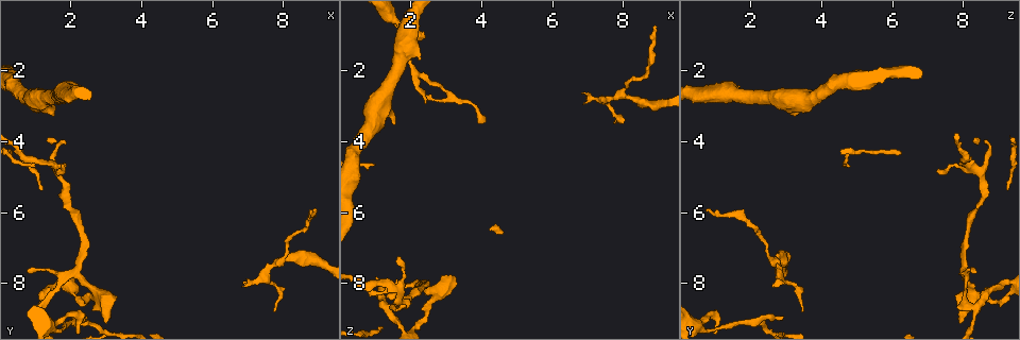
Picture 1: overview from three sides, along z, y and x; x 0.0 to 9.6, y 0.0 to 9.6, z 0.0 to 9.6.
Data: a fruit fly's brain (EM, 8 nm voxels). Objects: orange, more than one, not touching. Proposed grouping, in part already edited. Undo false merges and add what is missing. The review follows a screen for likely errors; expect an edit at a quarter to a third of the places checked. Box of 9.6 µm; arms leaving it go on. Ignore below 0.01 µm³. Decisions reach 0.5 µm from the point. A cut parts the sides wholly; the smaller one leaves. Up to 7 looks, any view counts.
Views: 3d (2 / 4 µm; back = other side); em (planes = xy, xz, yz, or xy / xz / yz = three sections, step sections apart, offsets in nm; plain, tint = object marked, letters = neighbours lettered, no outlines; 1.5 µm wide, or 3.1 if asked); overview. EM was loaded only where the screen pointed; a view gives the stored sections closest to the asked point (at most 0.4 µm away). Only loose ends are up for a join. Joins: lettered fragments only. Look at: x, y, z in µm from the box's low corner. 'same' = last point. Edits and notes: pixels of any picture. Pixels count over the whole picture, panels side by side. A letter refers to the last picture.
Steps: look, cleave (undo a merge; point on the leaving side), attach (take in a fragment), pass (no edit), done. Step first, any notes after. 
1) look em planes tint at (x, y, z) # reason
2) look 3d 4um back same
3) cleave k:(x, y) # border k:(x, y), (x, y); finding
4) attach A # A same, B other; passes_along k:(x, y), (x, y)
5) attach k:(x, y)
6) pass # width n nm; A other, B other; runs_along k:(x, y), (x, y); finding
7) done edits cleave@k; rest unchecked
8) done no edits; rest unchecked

look em planes tint at (1.10, 8.70, 8.35)

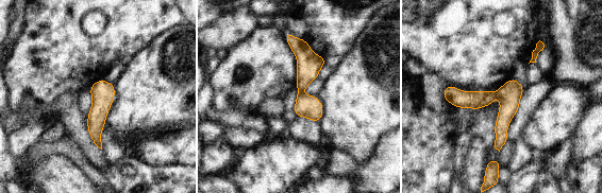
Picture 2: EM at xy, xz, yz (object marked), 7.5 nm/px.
look em planes letters same # see the neighbours

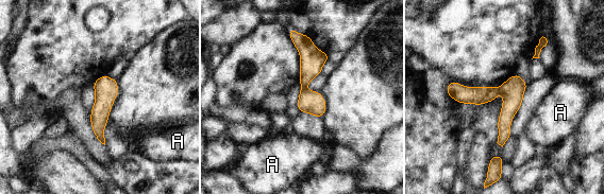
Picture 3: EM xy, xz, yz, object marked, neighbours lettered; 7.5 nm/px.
cleave 3:(513, 89) # width 180 nm; A other; part_leaving 3:(516, 77), (501, 142); two cells meet here

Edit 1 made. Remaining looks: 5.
look 3d 2um at (1.85, 3.95, 8.55) # tapers out

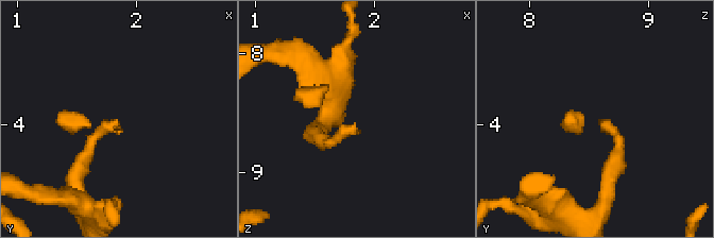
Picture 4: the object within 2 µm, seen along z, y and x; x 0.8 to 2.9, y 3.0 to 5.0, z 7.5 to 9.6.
look em xy step 4 letters at (1.86, 3.98, 8.62) # now the EM

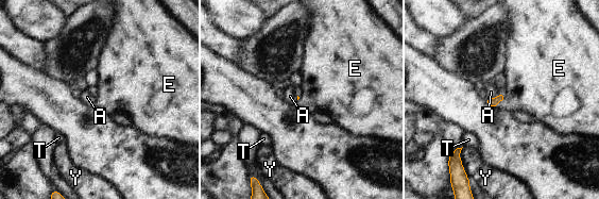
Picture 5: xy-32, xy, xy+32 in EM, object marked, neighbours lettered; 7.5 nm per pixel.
look em planes letters same

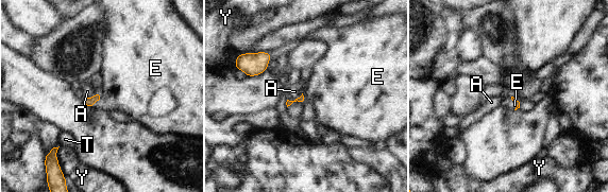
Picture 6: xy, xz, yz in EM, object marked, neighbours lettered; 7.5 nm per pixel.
attach E # A other, E same, T other, Y other; passes_along 6:(89, 102), (97, 100), (127, 86); it goes on there

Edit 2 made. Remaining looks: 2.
done edits cleave@3, attach@6; rest unchecked

